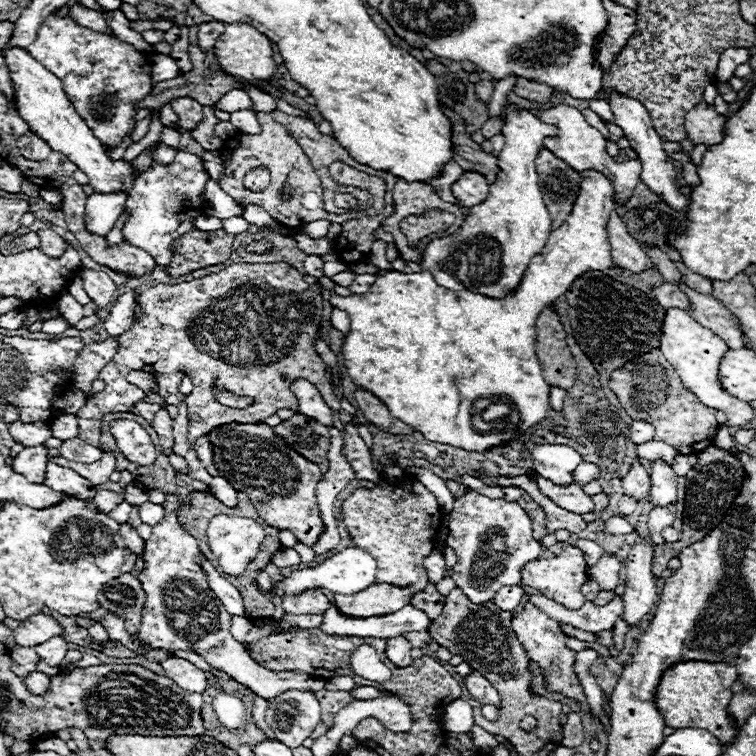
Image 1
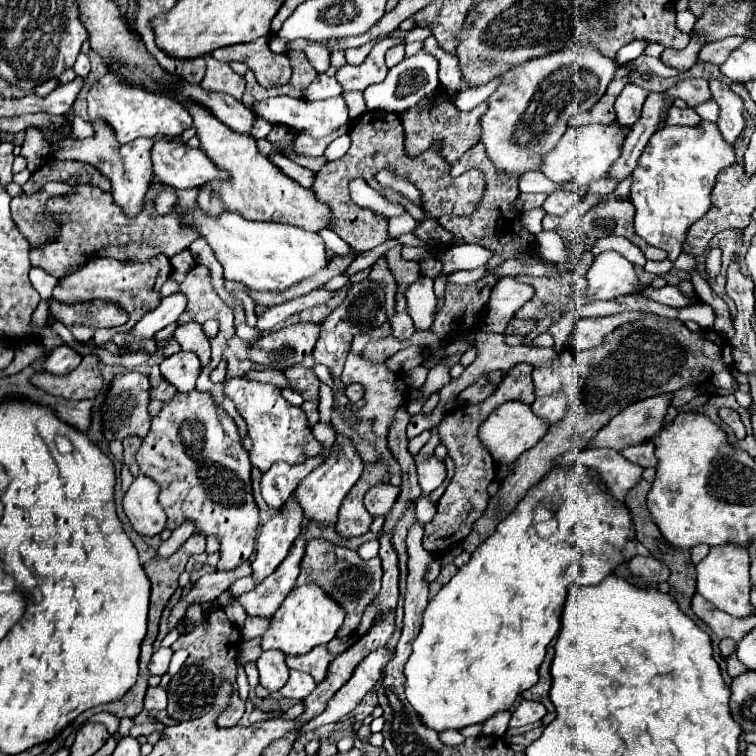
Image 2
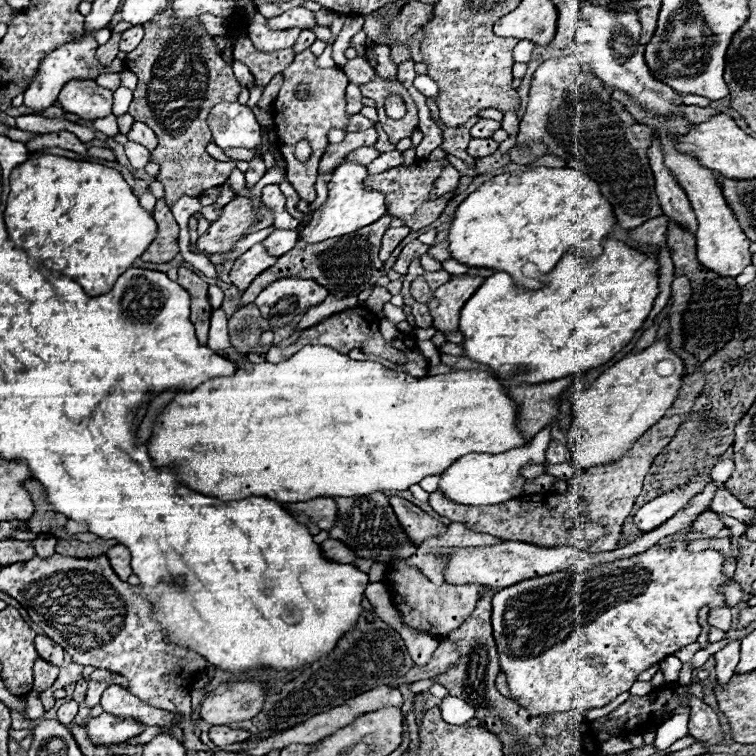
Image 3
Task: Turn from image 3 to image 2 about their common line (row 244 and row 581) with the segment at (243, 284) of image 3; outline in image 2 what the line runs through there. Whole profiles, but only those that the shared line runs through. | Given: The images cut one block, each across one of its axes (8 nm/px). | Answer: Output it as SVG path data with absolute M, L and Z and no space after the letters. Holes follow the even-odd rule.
M290 498L282 506L280 514L272 516L272 520L260 528L260 534L256 538L256 554L252 560L252 578L256 586L268 578L288 556L294 540L300 534L302 520L304 518L300 514L300 508Z

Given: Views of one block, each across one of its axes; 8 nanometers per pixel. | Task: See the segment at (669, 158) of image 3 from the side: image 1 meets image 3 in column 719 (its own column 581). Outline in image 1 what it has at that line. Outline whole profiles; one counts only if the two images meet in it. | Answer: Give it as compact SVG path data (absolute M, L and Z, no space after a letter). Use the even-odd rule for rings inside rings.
M582 172L580 192L574 200L570 216L558 230L552 230L542 252L530 262L520 288L502 300L470 294L466 290L454 292L438 286L428 270L414 274L396 270L386 272L370 286L366 294L351 294L346 298L334 292L335 283L331 278L318 278L317 282L321 287L323 288L324 280L324 288L331 291L332 306L344 310L350 316L350 334L344 338L342 346L348 376L356 382L358 388L366 388L368 392L378 396L390 408L390 414L394 418L410 424L414 432L420 432L430 442L450 444L468 452L486 452L510 440L520 440L532 430L534 424L540 424L548 414L550 388L542 378L536 356L538 312L542 312L548 302L554 302L558 300L558 296L566 294L568 286L578 276L582 276L582 272L606 270L614 266L606 234L606 224L614 208L616 204L612 182L602 172ZM480 398L502 398L506 400L506 408L504 412L500 412L496 410L496 404L490 404L478 414L474 410L474 402Z

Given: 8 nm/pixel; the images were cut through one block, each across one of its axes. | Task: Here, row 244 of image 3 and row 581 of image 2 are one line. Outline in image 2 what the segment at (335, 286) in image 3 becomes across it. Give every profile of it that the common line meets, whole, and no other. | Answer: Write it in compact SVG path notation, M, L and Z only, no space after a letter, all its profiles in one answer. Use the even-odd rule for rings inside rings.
M314 538L314 540L310 540L306 544L306 550L304 550L304 556L302 556L302 562L300 562L300 576L298 576L296 584L294 584L294 588L296 586L302 586L302 584L308 584L308 582L316 582L322 590L328 592L328 596L334 602L342 604L342 608L346 612L346 620L344 620L342 628L338 630L336 638L344 638L344 636L350 636L352 632L358 630L364 608L378 594L382 574L383 570L379 556L368 560L366 562L366 568L364 568L362 558L354 550L332 546L332 544L324 542L324 540L316 540Z

